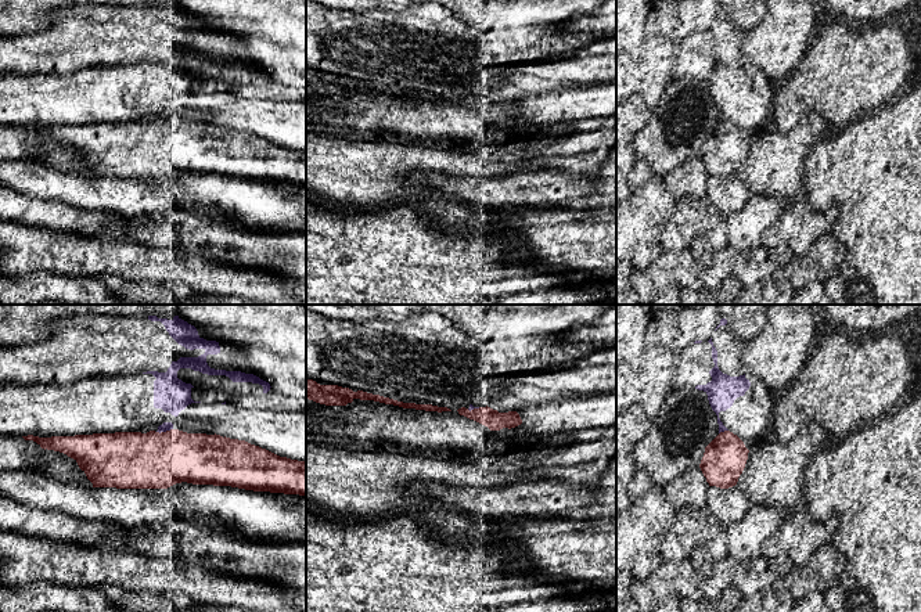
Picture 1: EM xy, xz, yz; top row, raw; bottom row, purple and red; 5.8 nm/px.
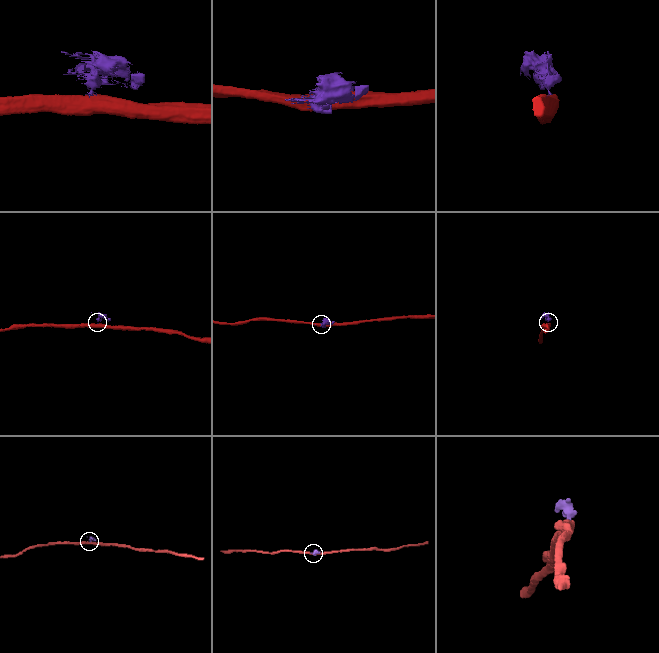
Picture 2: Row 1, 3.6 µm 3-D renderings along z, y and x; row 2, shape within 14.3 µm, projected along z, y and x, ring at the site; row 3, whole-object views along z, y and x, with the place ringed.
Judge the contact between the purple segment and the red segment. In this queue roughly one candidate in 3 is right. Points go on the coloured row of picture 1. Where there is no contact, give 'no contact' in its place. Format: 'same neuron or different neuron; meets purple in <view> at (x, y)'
different neuron; meets purple in xy at (164, 431)

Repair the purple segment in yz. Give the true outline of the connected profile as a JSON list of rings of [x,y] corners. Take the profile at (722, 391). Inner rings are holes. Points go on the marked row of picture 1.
[[[680,305],[676,309],[651,310],[650,325],[645,331],[645,342],[665,346],[676,353],[690,343],[708,341],[712,345],[712,359],[715,367],[709,371],[712,381],[706,385],[697,385],[695,389],[708,395],[709,404],[717,415],[719,433],[728,431],[719,418],[720,411],[726,411],[740,396],[749,389],[751,382],[744,375],[730,377],[717,367],[717,350],[713,346],[712,335],[726,325],[717,305],[702,305],[690,307]]]

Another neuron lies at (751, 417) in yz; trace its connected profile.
[[[745,374],[745,378],[751,381],[749,389],[730,408],[720,411],[719,418],[749,450],[755,442],[771,432],[777,393],[756,375]]]

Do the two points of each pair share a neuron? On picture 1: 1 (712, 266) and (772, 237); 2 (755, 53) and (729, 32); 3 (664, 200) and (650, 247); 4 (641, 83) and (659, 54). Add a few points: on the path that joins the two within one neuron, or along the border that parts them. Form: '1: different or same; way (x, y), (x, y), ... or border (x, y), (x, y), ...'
1: different; border (762, 244), (787, 247), (792, 254)
2: different; border (743, 33), (740, 44)
3: same; way (653, 211), (650, 213), (650, 236)
4: same; way (648, 76), (657, 61)

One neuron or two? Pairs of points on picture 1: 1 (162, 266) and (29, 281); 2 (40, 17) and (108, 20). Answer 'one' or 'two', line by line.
1: two
2: two

